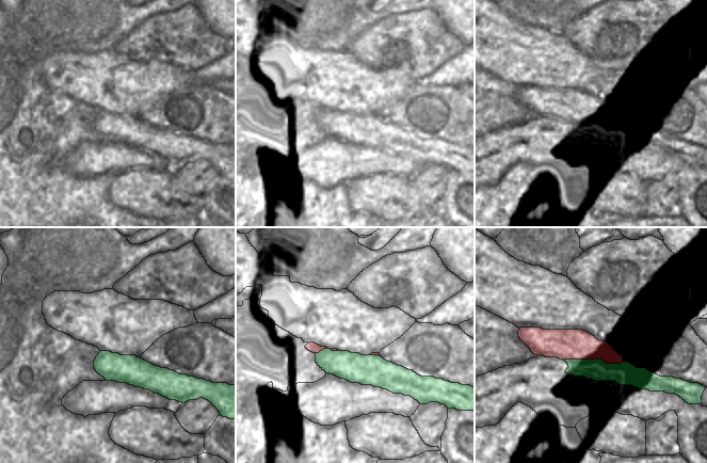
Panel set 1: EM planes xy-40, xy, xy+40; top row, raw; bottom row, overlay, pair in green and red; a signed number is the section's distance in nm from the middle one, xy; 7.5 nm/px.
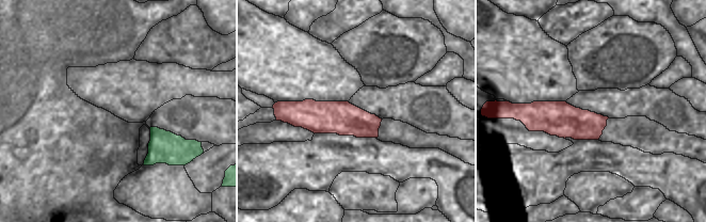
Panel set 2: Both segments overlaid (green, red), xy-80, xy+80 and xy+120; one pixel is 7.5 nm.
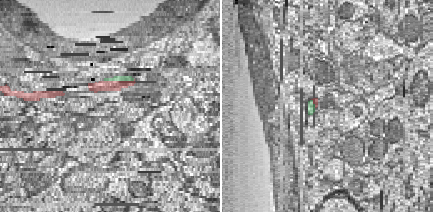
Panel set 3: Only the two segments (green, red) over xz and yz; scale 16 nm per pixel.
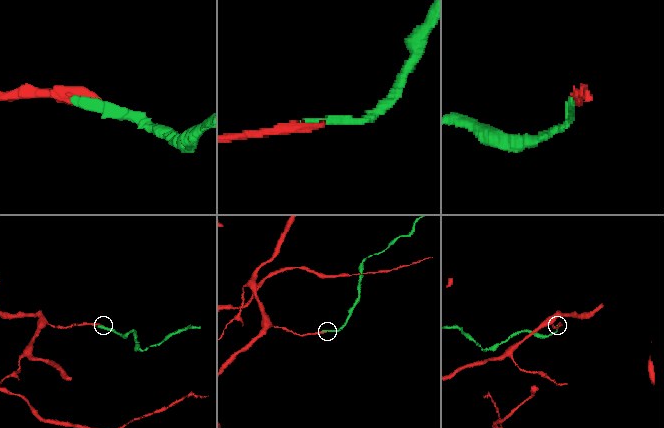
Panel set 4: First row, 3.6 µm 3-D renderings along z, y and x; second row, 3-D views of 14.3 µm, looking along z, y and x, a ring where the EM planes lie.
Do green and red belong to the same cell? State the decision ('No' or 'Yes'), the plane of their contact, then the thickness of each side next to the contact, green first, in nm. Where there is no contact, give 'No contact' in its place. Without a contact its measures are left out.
Yes. Touches green in xy+40. Thickness 160 nm (green) against 220 nm

